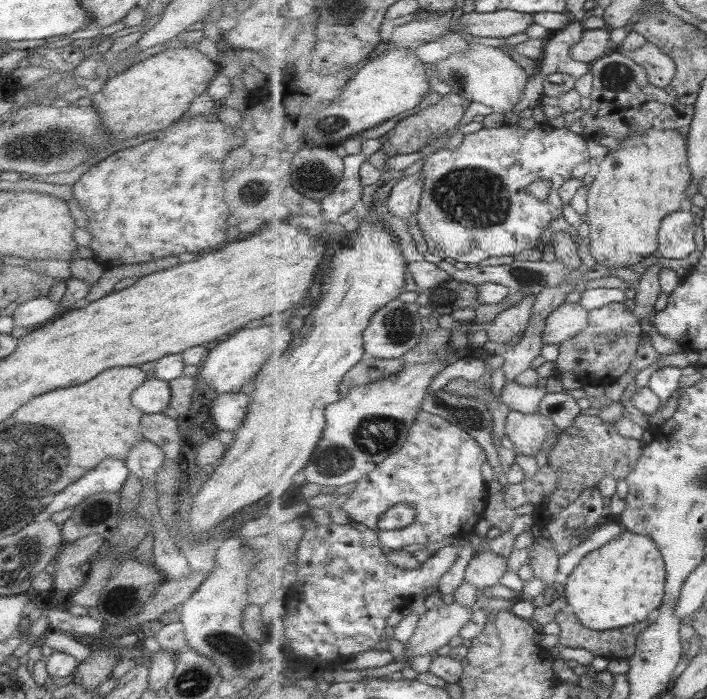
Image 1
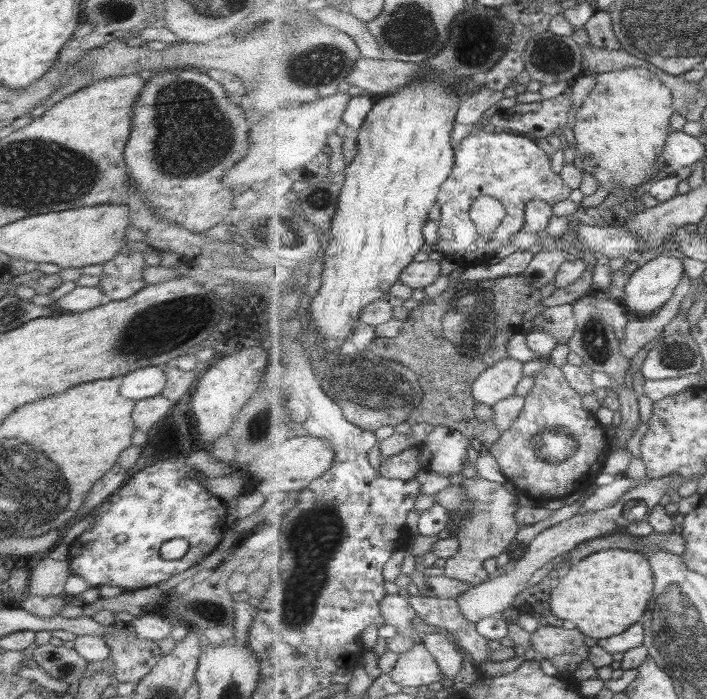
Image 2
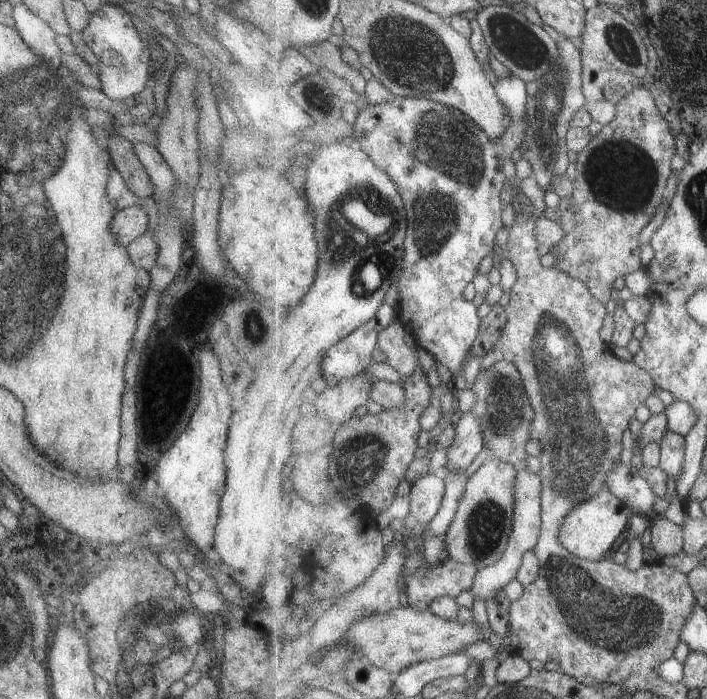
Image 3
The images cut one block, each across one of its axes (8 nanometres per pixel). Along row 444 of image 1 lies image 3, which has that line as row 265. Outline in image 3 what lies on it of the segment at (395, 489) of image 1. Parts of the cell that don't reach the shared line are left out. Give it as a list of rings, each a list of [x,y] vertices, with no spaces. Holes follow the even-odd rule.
[[[515,74],[508,75],[505,78],[498,79],[494,84],[495,92],[499,96],[499,100],[509,110],[509,116],[511,116],[511,124],[509,128],[505,127],[505,132],[498,136],[498,139],[492,139],[480,126],[469,116],[466,112],[461,109],[447,106],[446,104],[429,100],[426,96],[421,97],[402,97],[396,95],[390,101],[382,102],[379,104],[366,103],[366,105],[360,110],[357,118],[354,122],[354,134],[355,143],[354,145],[363,149],[374,160],[374,163],[383,171],[385,171],[391,180],[396,184],[399,192],[404,198],[406,204],[406,210],[408,212],[409,228],[408,235],[406,236],[406,256],[404,260],[404,269],[400,279],[396,286],[398,287],[398,303],[395,307],[397,312],[397,318],[403,322],[405,328],[407,328],[417,338],[417,347],[423,347],[428,350],[431,354],[436,356],[436,359],[445,365],[449,372],[452,374],[452,378],[457,374],[459,367],[462,367],[470,357],[465,360],[465,354],[469,352],[476,341],[477,335],[481,328],[482,319],[477,314],[477,306],[472,301],[465,300],[463,296],[463,290],[476,279],[479,273],[479,267],[482,260],[493,252],[493,246],[496,241],[503,239],[505,235],[503,226],[503,199],[502,195],[505,190],[505,173],[503,170],[504,159],[510,159],[515,150],[523,145],[525,134],[527,132],[529,118],[527,110],[530,109],[531,103],[528,100],[528,88],[527,83],[519,78]]]

